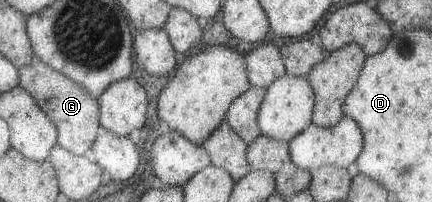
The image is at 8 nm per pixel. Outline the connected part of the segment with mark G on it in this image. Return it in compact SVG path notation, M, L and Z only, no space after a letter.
M39 56L31 64L20 68L20 85L32 93L41 108L56 121L60 128L58 143L61 146L77 155L91 155L92 146L96 143L102 126L99 99L92 97L83 86L63 72L45 64Z

